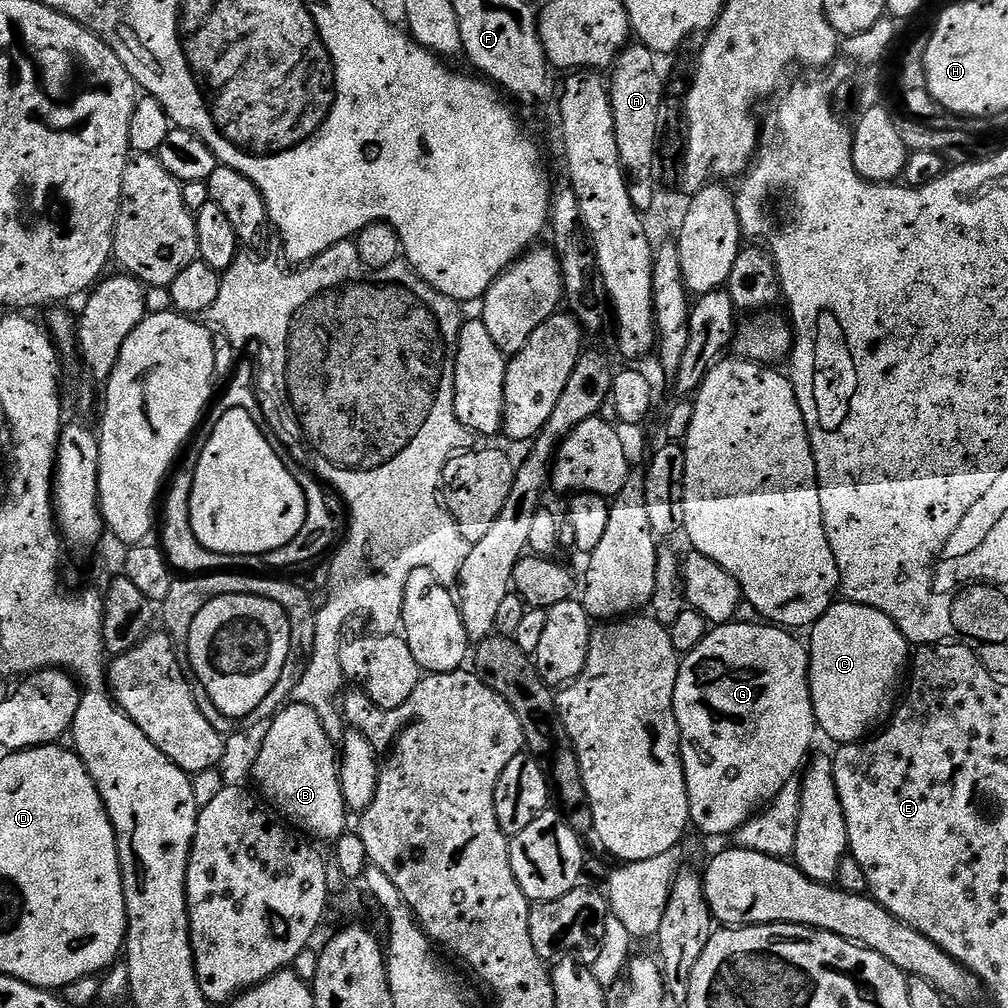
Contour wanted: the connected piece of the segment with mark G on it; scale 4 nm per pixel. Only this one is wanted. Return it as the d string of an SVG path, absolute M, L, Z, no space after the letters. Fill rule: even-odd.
M771 622L722 624L708 631L700 645L681 659L678 682L674 686L674 714L680 731L680 757L684 763L684 777L688 787L688 811L691 823L695 827L697 824L708 836L731 837L735 834L757 813L767 808L787 784L797 779L796 771L803 766L804 759L806 759L805 764L809 759L808 751L811 750L816 736L818 737L818 729L808 685L808 649L792 636L795 635L791 631Z

